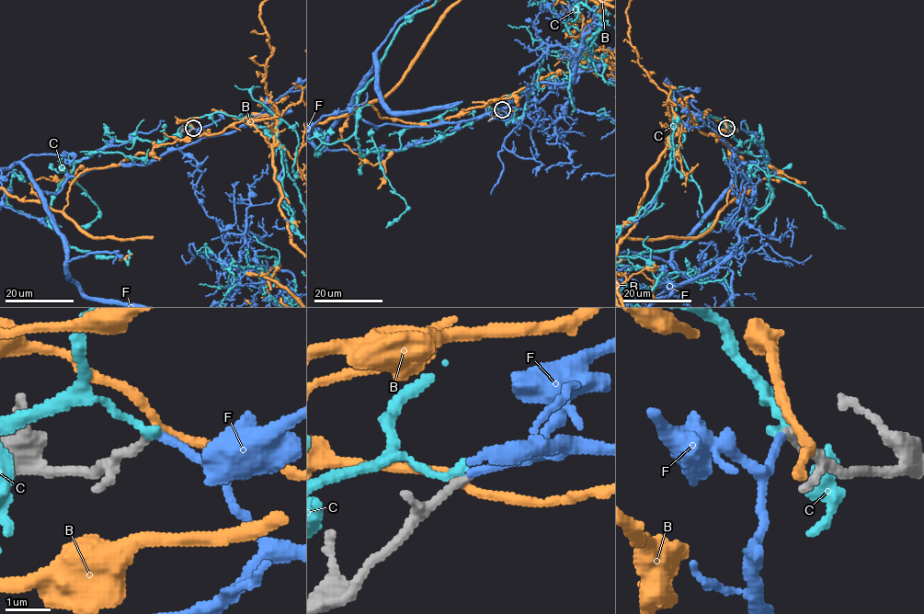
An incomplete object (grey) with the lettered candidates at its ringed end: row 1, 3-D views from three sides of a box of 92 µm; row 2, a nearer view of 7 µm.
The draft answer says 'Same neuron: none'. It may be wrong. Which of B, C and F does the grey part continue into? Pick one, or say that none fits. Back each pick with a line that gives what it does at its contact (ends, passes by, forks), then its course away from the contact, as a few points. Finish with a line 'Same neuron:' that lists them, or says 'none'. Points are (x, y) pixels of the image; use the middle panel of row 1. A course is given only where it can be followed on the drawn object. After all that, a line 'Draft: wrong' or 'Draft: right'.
F: it ends
Same neuron: F
Draft: wrong

